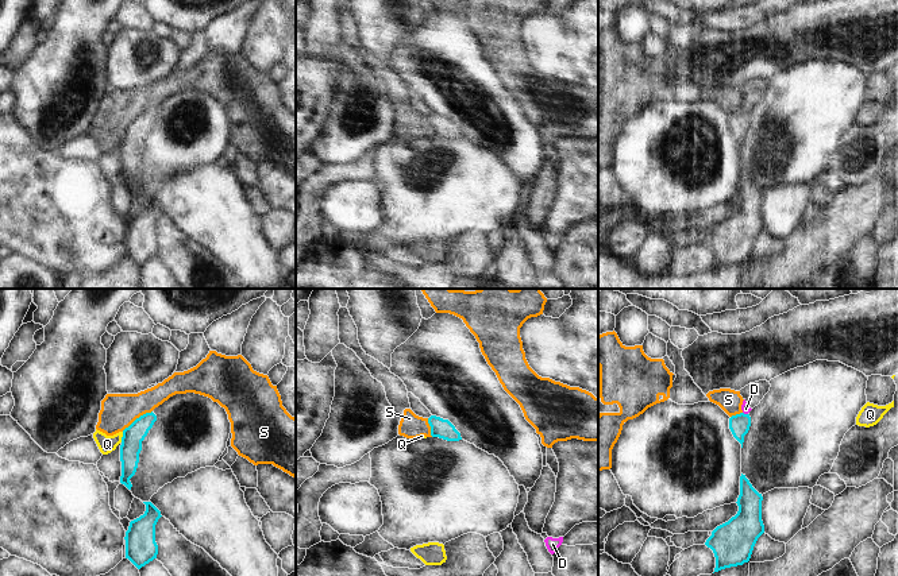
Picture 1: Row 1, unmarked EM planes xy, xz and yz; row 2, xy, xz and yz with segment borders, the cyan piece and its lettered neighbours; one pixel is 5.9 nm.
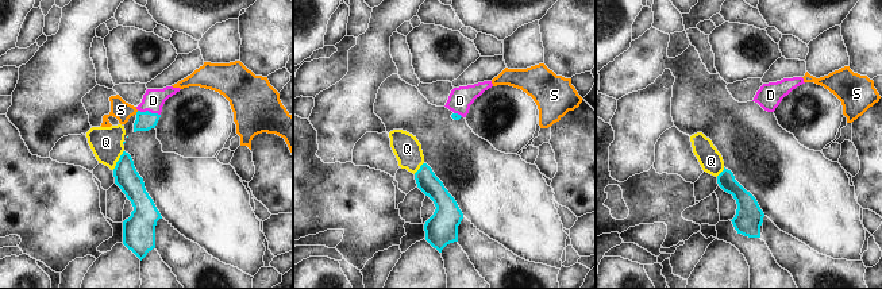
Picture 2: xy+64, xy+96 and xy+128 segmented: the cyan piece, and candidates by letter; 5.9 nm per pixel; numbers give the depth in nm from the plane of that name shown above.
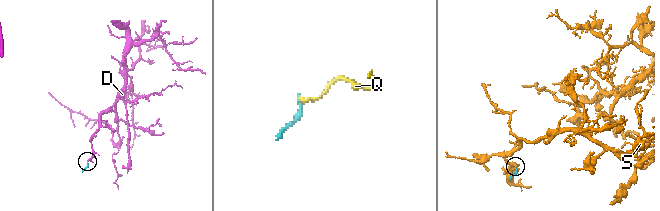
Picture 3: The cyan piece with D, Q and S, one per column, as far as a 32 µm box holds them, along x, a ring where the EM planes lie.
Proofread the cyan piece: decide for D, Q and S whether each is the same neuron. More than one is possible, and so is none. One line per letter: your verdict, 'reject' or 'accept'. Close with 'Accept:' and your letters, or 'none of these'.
D: accept
Q: reject
S: reject
Accept: D

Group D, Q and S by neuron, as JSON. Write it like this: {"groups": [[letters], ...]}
{"groups": [["D"], ["Q", "S"]]}

